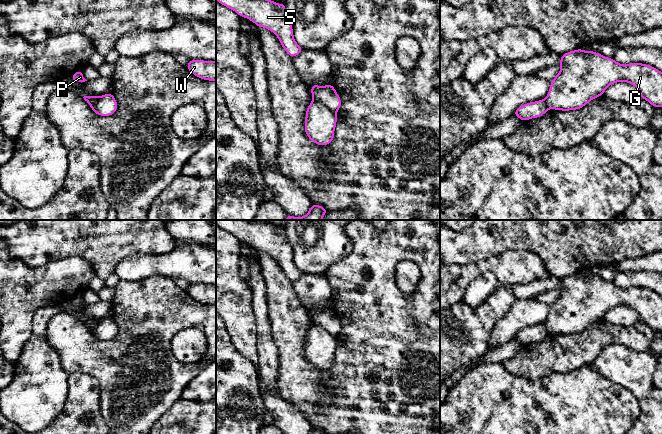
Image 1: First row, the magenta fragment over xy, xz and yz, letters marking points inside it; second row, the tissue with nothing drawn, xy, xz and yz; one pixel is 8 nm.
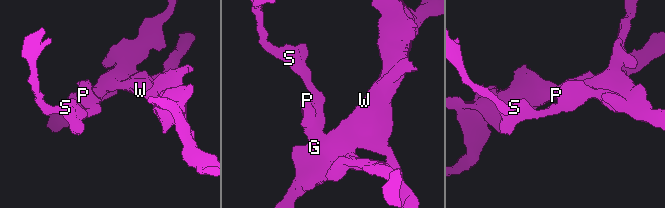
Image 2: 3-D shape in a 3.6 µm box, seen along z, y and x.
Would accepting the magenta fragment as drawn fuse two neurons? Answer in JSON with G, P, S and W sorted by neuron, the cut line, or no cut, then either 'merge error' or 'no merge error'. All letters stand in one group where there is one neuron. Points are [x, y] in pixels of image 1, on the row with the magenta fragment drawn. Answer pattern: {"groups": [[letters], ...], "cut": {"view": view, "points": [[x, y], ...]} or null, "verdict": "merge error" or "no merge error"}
{"groups": [["G", "P", "W"], ["S"]], "cut": {"view": "xz", "points": [[313, 100], [335, 112]]}, "verdict": "merge error"}

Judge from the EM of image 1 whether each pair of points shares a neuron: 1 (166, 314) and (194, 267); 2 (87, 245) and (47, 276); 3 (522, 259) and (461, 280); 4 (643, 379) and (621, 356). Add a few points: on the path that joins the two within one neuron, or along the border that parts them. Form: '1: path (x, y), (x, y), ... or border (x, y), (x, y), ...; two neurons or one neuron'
1: border (150, 275), (164, 274), (173, 280); two neurons
2: border (50, 261), (80, 256), (93, 269); two neurons
3: path (507, 265), (485, 265), (476, 269); one neuron
4: path (637, 373), (627, 361); one neuron

